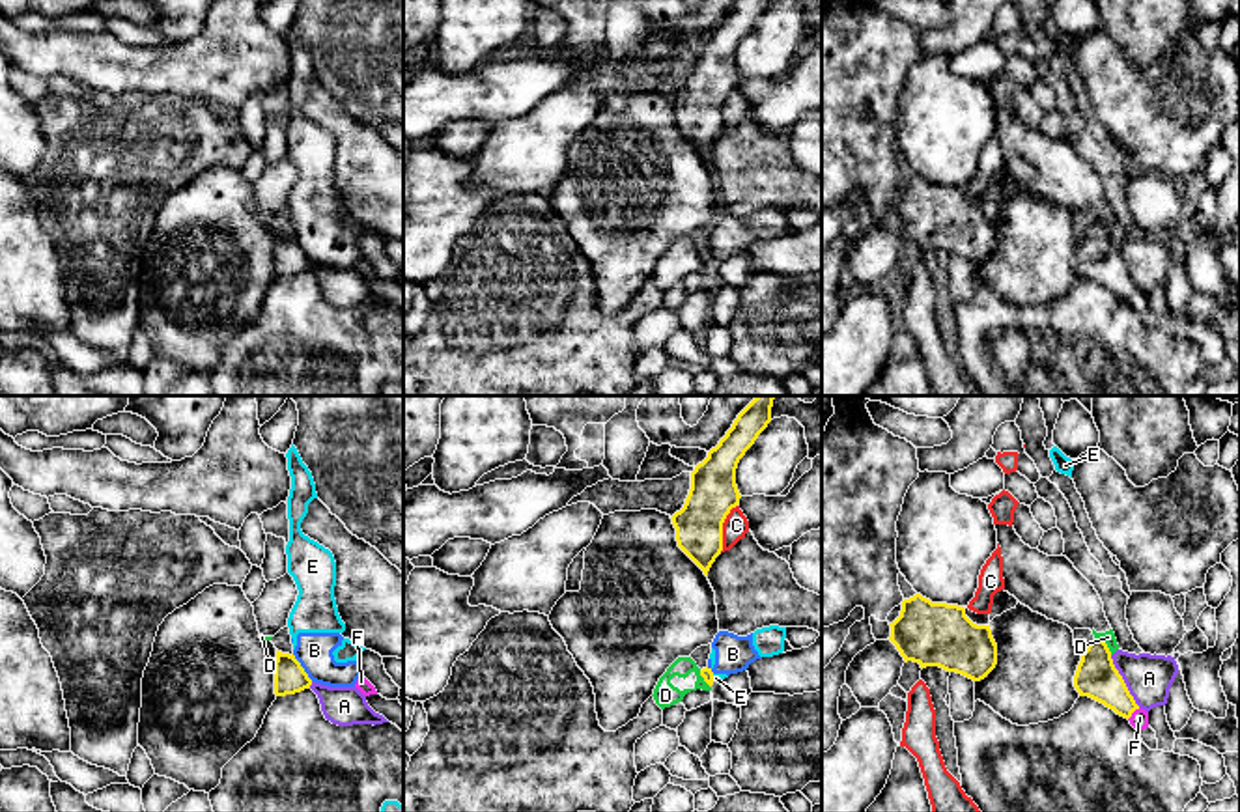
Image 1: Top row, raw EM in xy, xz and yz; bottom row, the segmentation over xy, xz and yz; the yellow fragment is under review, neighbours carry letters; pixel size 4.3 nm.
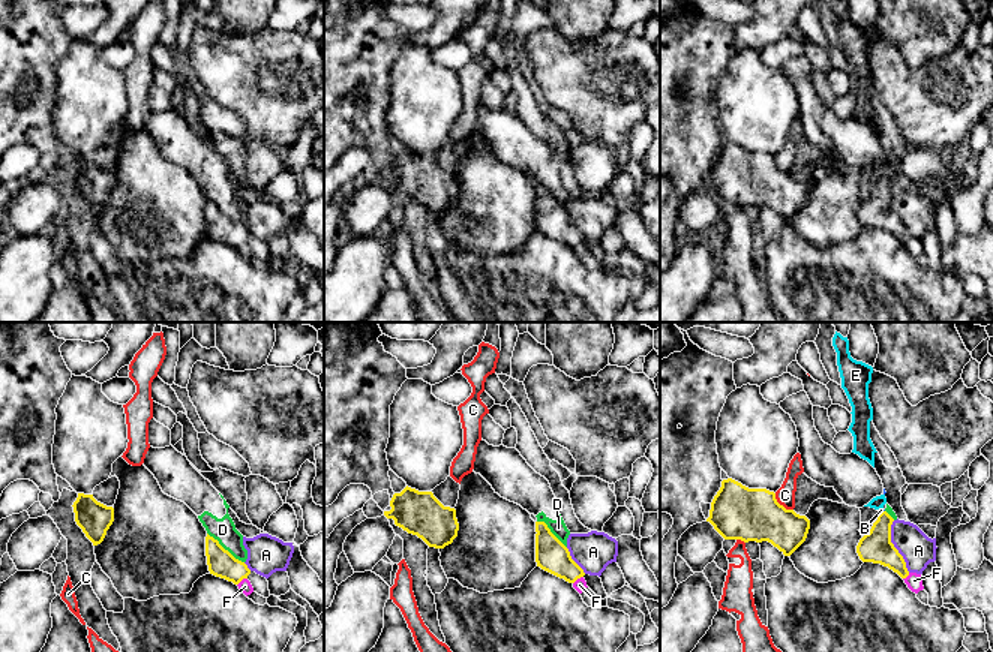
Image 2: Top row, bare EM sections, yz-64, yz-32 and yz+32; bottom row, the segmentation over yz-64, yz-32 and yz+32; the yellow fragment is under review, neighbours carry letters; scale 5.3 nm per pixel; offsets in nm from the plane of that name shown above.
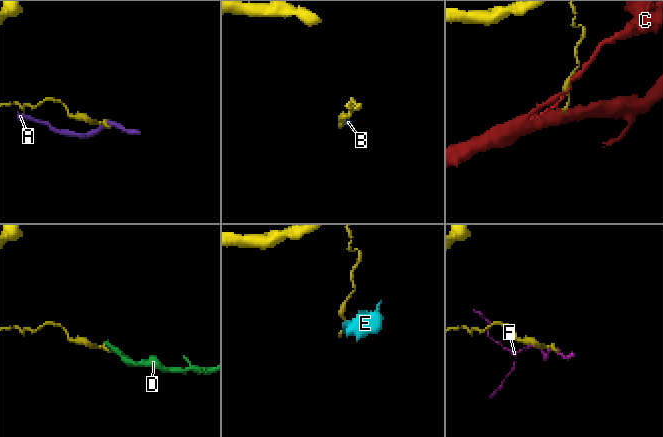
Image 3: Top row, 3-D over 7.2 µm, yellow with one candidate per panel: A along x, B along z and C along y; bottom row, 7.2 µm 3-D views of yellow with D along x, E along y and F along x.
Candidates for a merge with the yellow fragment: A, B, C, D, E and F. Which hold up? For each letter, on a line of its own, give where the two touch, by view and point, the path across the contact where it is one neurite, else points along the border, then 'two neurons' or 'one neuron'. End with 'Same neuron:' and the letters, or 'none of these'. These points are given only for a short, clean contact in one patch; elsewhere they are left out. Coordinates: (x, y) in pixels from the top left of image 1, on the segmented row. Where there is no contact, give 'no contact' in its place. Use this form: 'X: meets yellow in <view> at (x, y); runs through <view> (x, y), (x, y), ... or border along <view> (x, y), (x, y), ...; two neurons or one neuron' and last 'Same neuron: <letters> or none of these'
A: meets yellow in yz at (1123, 682); border along yz (1110, 656), (1128, 693), (1140, 706); two neurons
B: meets yellow in xy at (301, 667); border along xy (292, 654), (312, 680); two neurons
C: meets yellow in xz at (721, 529); border along xz (736, 504), (723, 523), (723, 547), (719, 551); two neurons
D: meets yellow in yz at (1106, 644); border along yz (1095, 637), (1112, 654); two neurons
E: meets yellow in xz at (712, 678); border along xz (712, 674), (714, 680); two neurons
F: meets yellow in yz at (1132, 712); border along yz (1140, 708), (1128, 719); two neurons
Same neuron: none of these

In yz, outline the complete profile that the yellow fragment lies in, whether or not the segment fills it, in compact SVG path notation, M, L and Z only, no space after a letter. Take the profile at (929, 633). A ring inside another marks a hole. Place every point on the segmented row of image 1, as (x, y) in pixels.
M915 594L902 601L900 616L889 625L889 640L904 661L919 663L921 668L939 666L980 681L997 665L990 625L973 623L964 607L932 603Z

